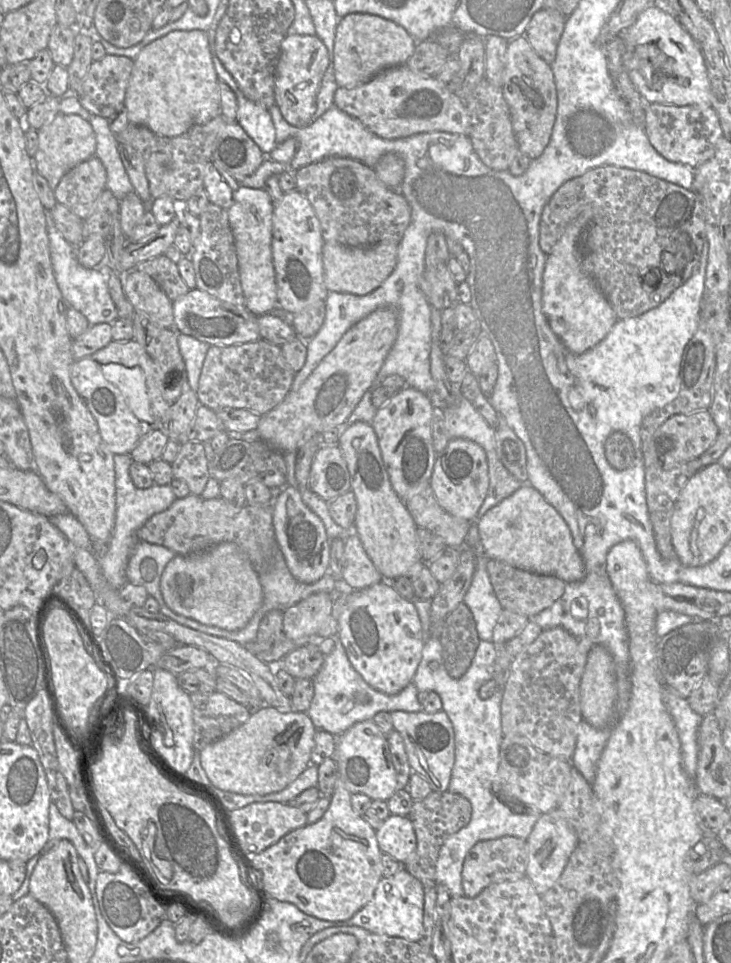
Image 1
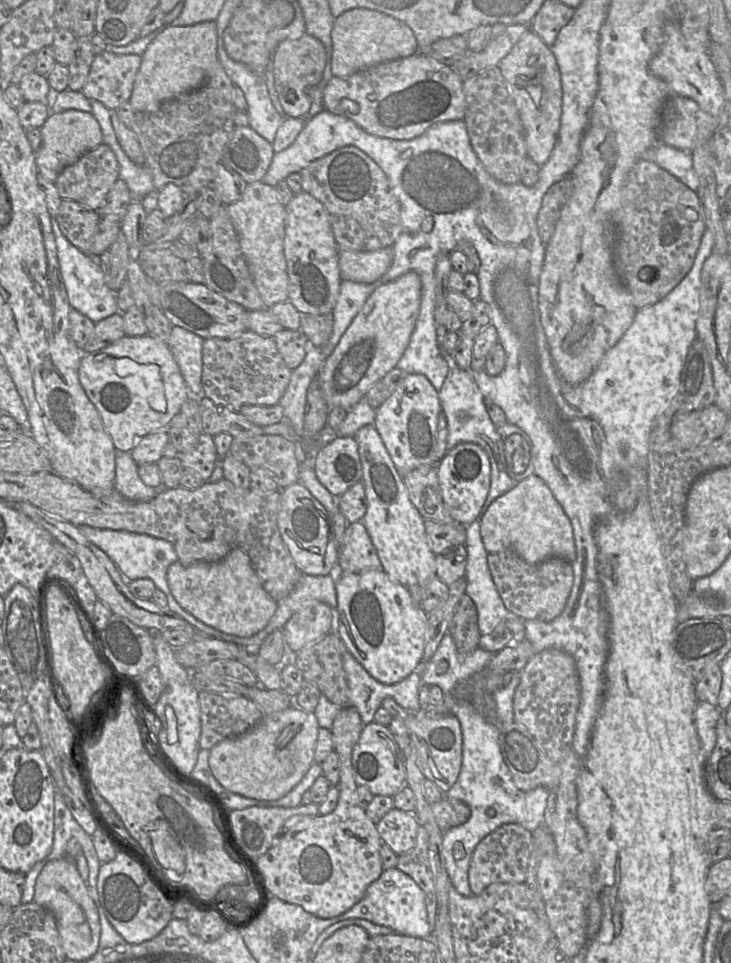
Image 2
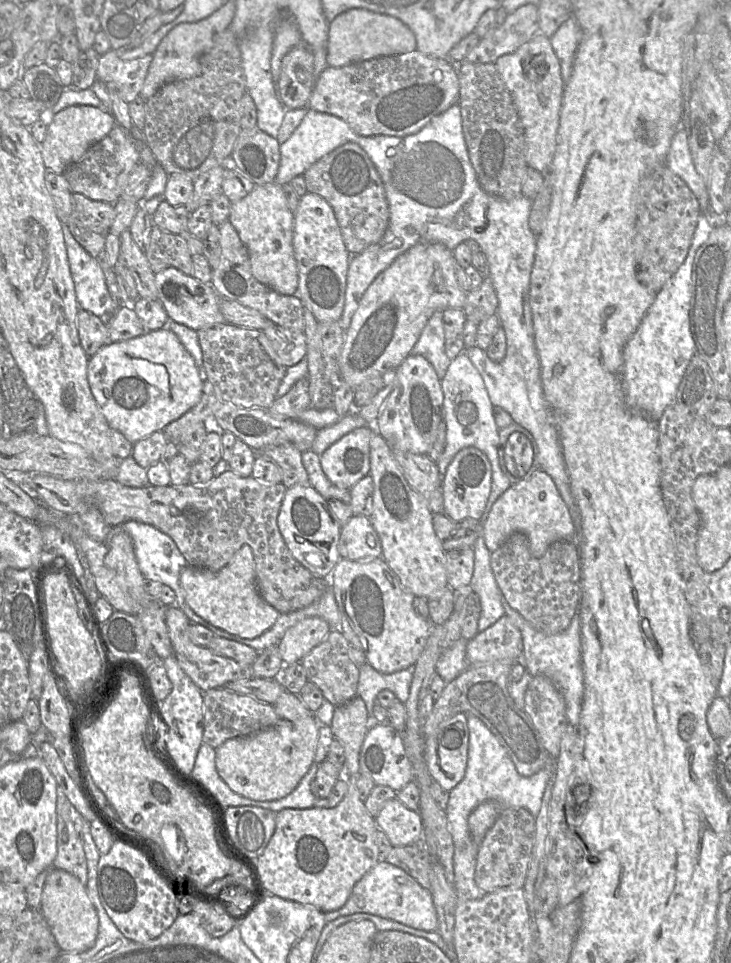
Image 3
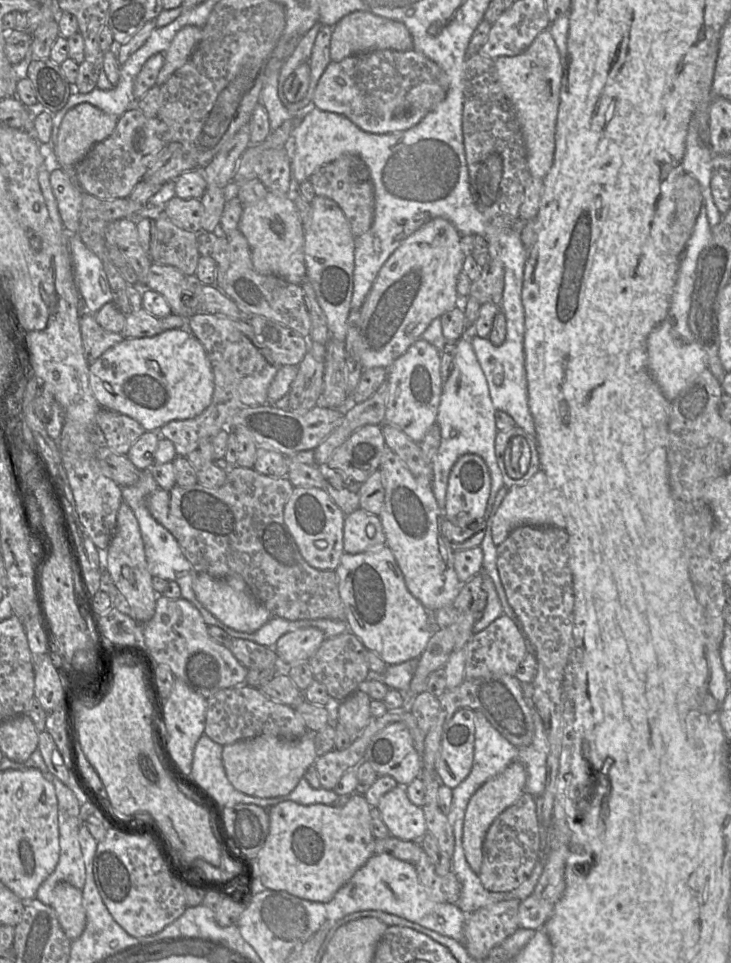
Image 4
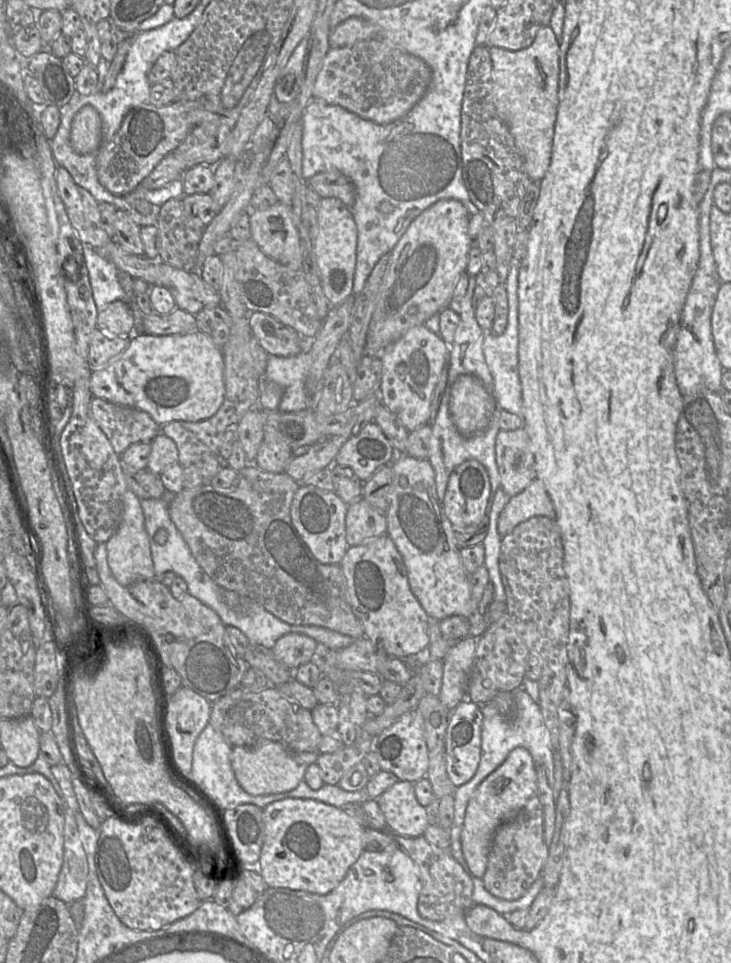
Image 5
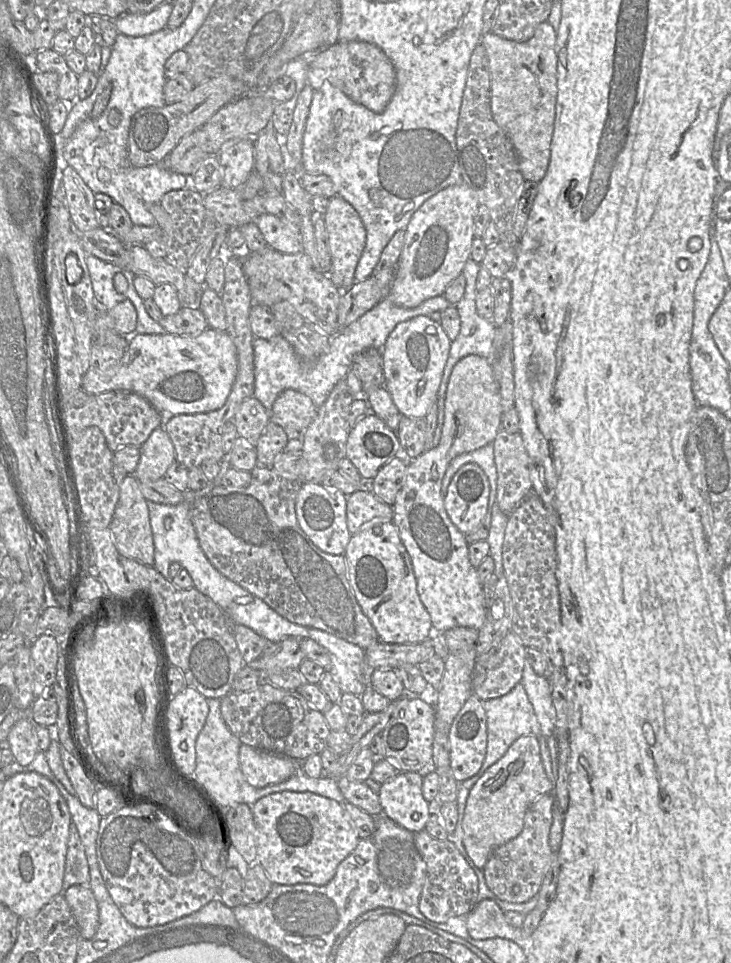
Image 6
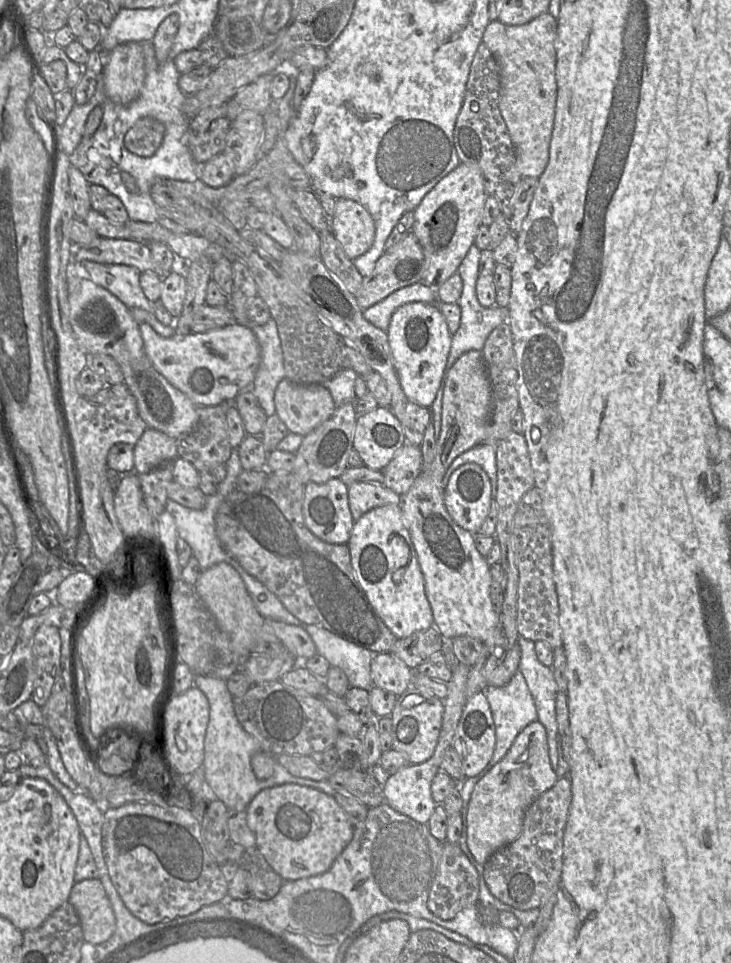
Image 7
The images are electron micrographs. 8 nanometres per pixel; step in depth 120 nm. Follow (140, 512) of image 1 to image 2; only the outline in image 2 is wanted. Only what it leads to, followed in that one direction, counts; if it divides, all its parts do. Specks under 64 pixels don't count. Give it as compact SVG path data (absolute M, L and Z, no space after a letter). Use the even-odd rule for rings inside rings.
M116 450L114 489L131 501L149 501L162 487L150 487L143 483L138 475L138 464L130 452Z

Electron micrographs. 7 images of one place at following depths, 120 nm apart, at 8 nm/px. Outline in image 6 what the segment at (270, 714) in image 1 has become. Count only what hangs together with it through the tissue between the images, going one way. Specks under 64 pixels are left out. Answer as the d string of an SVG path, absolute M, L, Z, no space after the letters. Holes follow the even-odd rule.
M242 744L239 749L242 773L247 782L256 788L287 780L301 771L302 762L266 750L257 750L246 744Z

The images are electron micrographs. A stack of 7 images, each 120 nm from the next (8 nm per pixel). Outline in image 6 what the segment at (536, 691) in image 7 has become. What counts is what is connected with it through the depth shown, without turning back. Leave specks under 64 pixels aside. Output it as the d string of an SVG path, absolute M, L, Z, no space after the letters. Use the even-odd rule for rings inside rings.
M527 657L521 683L534 708L540 725L541 737L539 737L539 742L541 760L547 777L554 785L555 778L552 771L552 761L548 746L548 740L556 728L556 711L552 700L551 685L546 676L540 676L535 673L527 661Z

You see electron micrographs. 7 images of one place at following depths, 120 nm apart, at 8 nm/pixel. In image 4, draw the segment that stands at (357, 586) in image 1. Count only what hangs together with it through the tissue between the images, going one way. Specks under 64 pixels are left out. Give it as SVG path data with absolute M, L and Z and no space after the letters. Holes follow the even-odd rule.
M361 508L345 516L343 549L345 553L358 554L386 545L379 516Z

